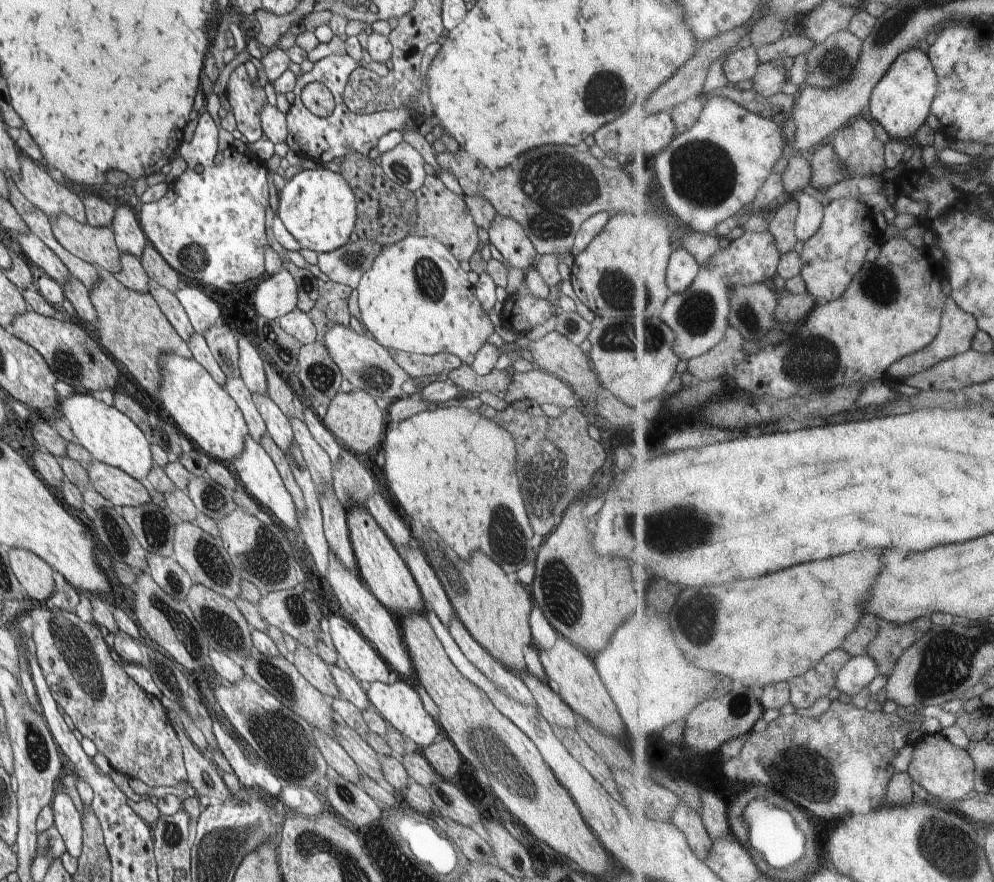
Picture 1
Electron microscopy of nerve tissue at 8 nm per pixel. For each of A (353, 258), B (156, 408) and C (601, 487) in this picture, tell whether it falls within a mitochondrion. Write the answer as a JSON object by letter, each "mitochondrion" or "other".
{"A":"mitochondrion","B":"other","C":"other"}

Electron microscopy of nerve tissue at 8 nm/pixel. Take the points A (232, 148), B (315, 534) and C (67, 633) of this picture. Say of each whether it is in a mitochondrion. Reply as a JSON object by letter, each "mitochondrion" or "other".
{"A":"other","B":"other","C":"mitochondrion"}

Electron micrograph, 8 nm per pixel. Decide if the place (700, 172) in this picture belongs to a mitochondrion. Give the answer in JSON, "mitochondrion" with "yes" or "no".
{"mitochondrion":"yes"}

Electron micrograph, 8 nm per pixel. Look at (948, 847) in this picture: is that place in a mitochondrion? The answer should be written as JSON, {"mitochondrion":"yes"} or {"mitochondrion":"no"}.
{"mitochondrion":"yes"}

